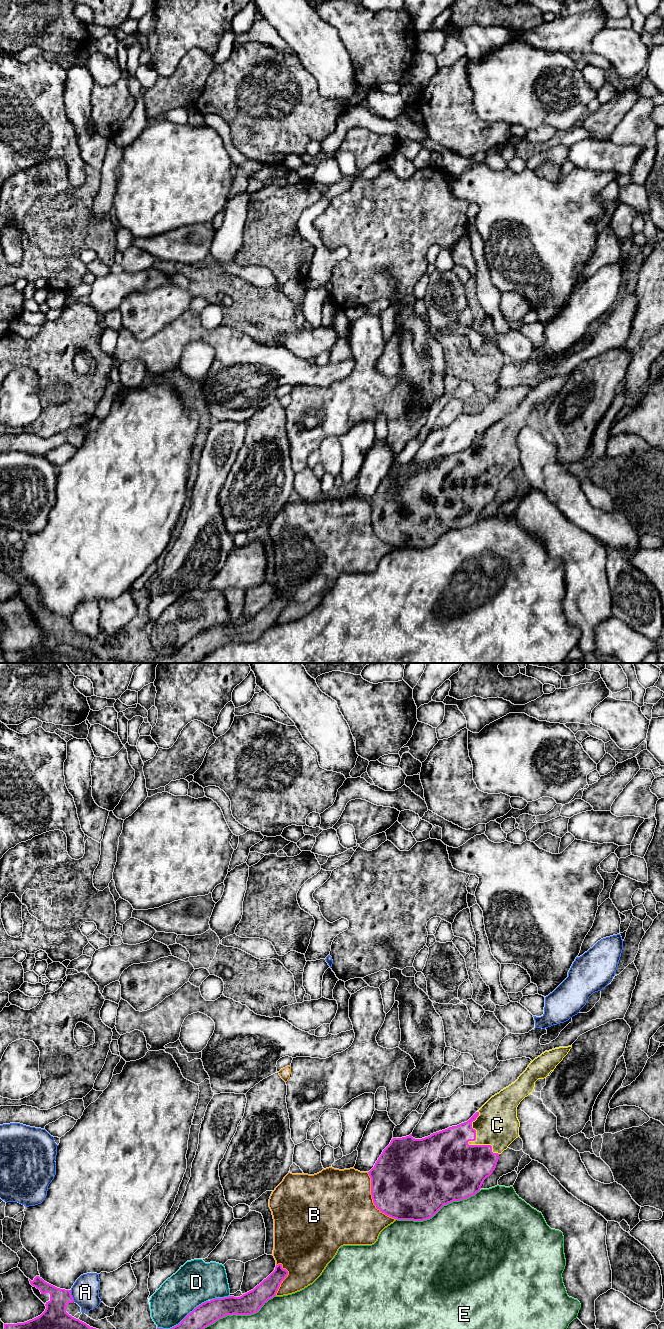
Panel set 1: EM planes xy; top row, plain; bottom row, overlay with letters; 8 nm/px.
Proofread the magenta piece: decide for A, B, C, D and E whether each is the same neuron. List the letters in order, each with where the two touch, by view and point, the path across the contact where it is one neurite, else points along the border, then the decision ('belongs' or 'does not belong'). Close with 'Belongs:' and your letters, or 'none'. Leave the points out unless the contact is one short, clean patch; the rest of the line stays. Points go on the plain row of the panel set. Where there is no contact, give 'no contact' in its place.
A: contact xy (71, 624); does not belong
B: contact xy (372, 526); does not belong
C: contact xy (467, 471); belongs
D: contact xy (183, 647); does not belong
E: contact xy (438, 538); does not belong
Belongs: C

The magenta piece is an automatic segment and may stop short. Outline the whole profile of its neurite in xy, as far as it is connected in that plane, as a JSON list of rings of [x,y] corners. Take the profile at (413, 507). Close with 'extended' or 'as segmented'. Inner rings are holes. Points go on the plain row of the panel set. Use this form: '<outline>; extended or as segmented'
[[[572,373],[542,381],[531,389],[514,411],[492,424],[467,450],[422,467],[415,467],[412,462],[402,466],[393,466],[374,495],[368,500],[371,506],[371,523],[376,536],[397,548],[423,549],[432,546],[444,533],[467,527],[479,520],[484,508],[495,498],[499,483],[519,465],[518,433],[534,418],[535,410],[546,406],[571,376]]]; extended

